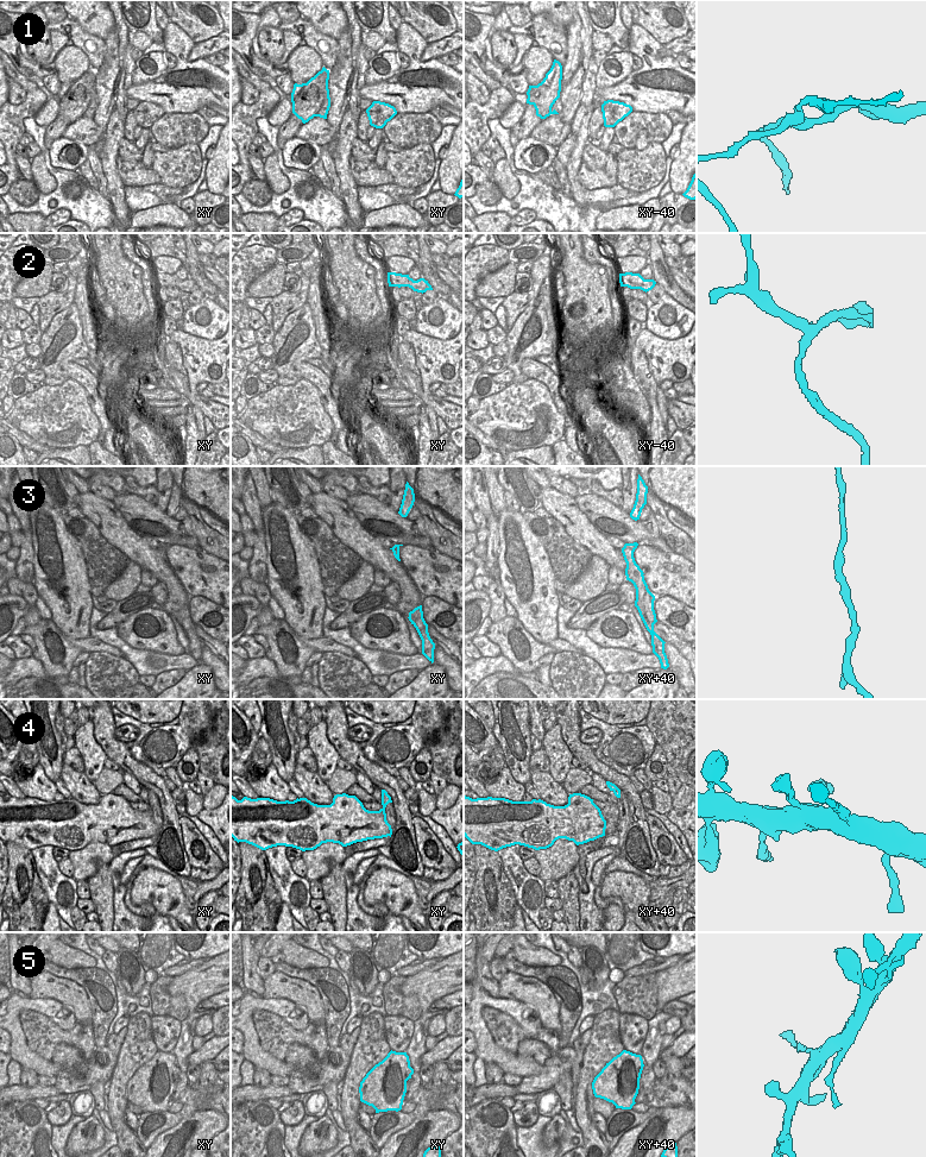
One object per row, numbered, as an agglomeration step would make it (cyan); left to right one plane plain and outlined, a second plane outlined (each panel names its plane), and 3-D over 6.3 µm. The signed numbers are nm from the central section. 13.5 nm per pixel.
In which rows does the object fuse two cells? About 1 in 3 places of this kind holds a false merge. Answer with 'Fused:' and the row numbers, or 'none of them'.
Fused: 1

